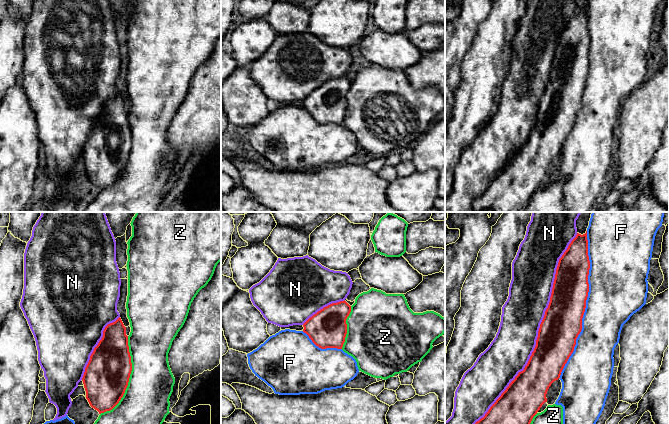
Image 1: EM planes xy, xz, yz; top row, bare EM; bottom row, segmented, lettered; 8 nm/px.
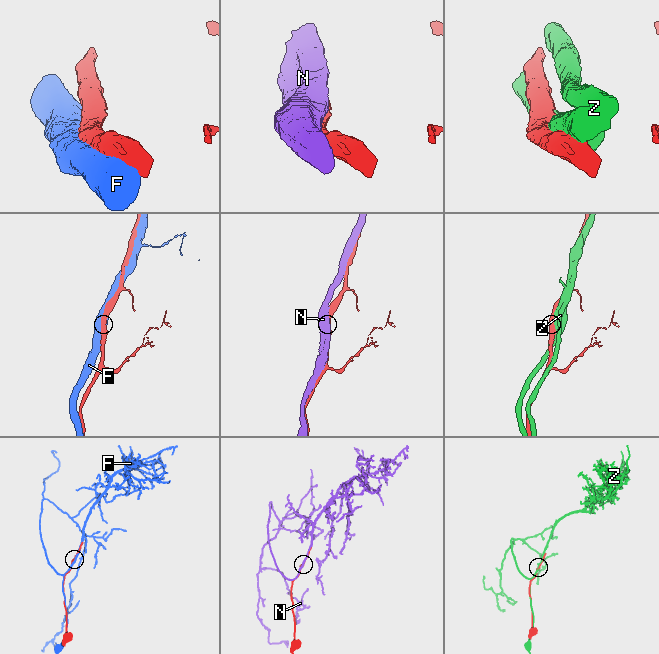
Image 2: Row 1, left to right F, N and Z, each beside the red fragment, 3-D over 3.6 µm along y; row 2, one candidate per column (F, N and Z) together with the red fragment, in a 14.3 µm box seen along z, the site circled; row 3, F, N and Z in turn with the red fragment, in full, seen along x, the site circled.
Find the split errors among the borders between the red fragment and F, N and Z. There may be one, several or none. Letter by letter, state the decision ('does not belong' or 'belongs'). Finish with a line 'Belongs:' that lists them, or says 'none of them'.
F: does not belong
N: belongs
Z: does not belong
Belongs: N

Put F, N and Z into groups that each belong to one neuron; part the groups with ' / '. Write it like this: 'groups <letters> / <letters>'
groups F / N / Z

